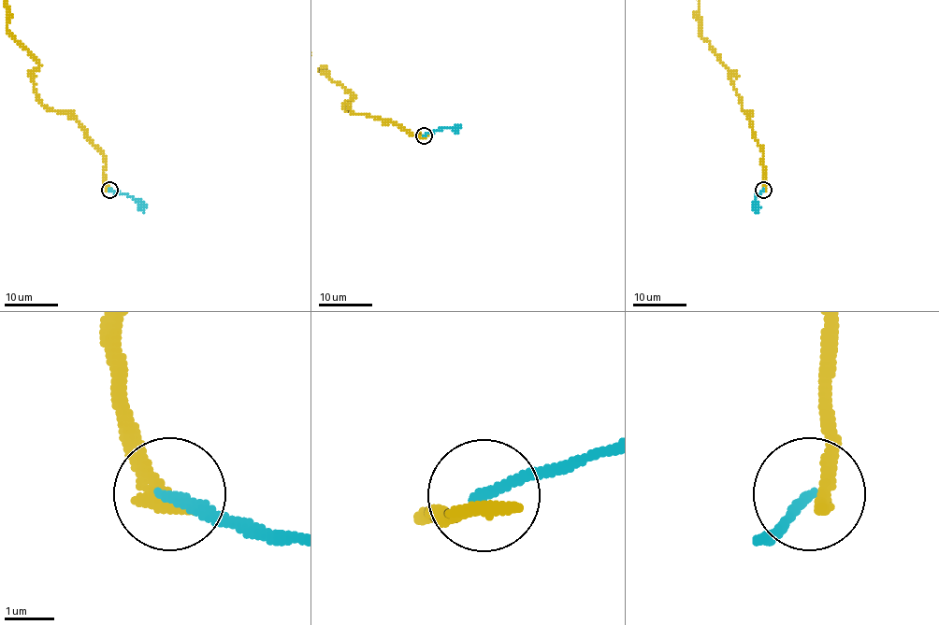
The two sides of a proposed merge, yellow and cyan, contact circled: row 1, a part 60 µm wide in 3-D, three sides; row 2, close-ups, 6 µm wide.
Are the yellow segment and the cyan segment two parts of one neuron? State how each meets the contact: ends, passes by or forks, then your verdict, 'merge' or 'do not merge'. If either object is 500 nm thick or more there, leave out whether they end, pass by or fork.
yellow ends there; cyan ends there; do not merge

